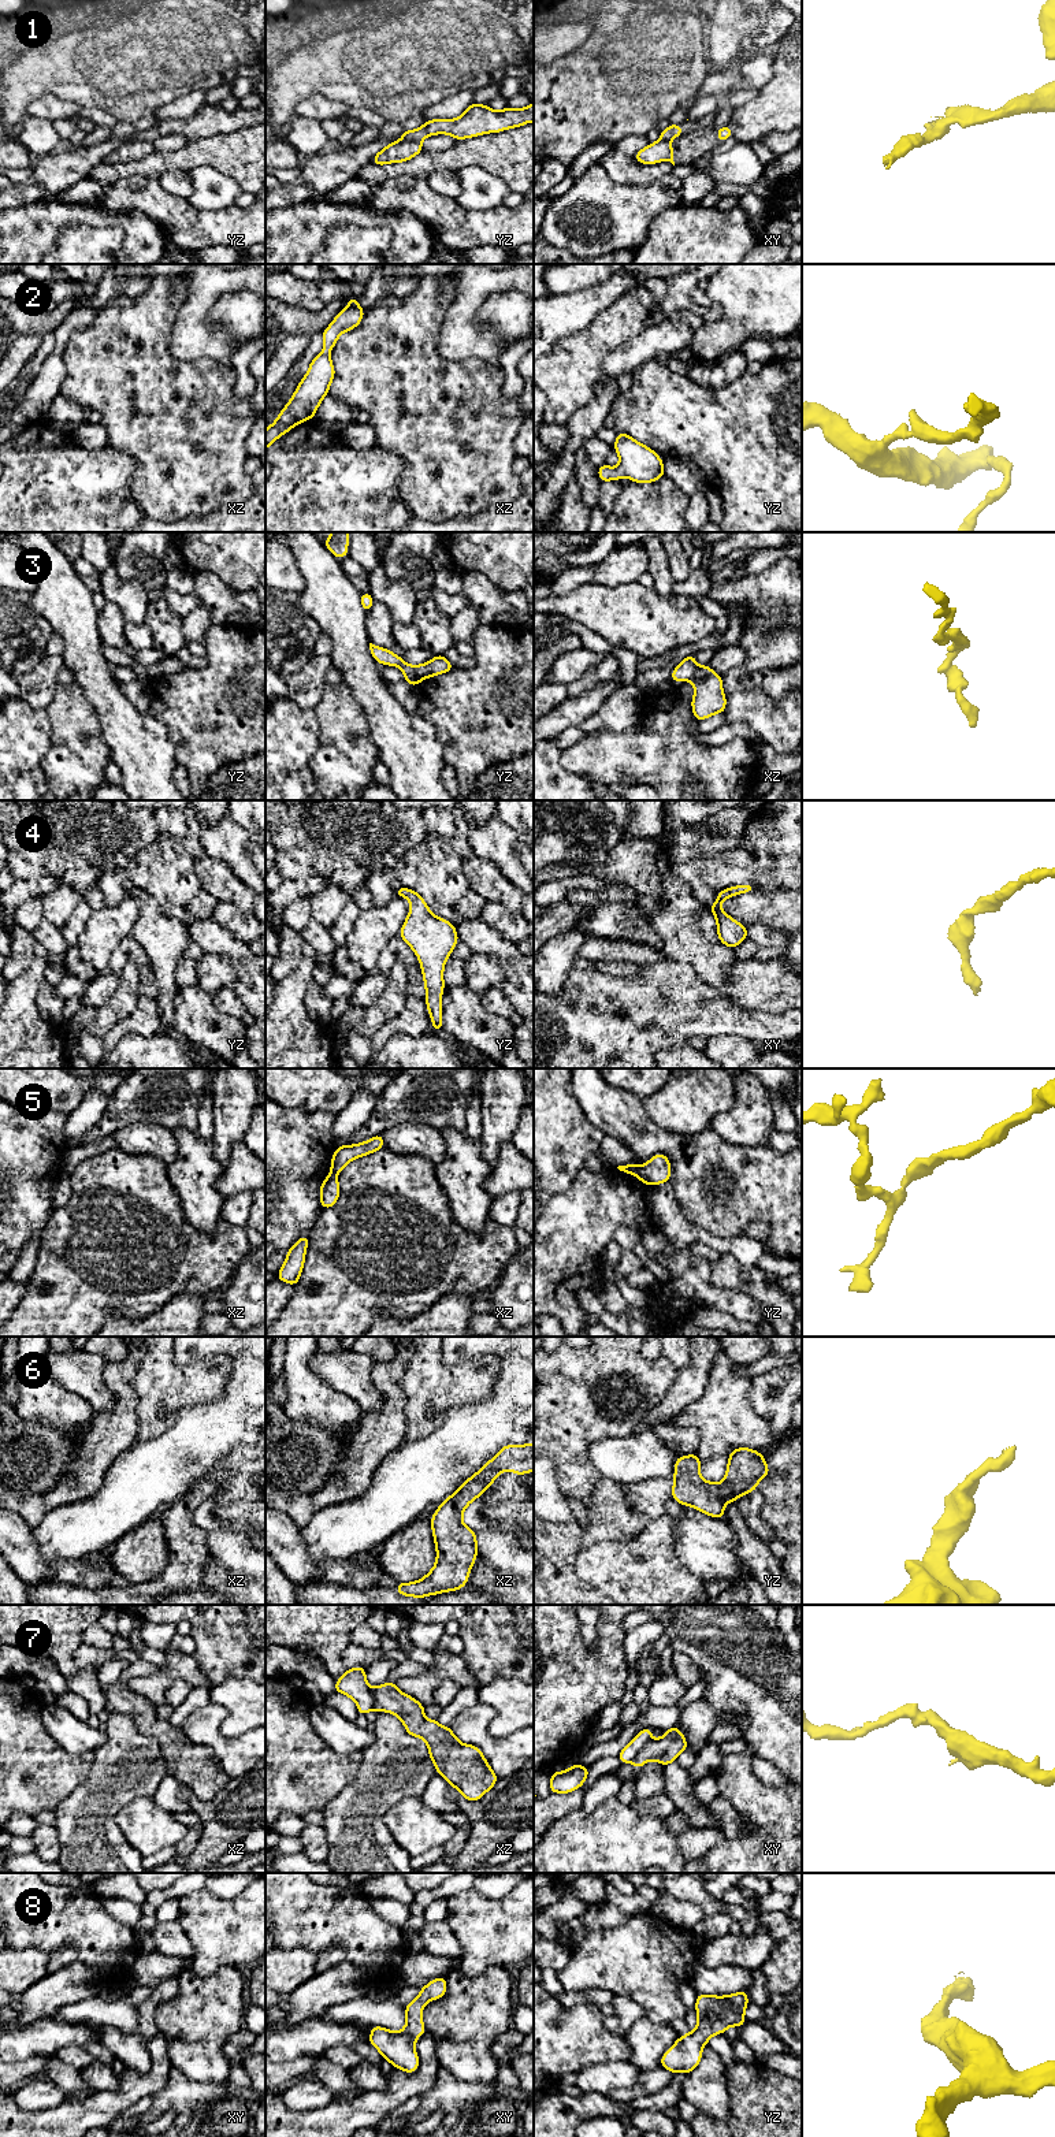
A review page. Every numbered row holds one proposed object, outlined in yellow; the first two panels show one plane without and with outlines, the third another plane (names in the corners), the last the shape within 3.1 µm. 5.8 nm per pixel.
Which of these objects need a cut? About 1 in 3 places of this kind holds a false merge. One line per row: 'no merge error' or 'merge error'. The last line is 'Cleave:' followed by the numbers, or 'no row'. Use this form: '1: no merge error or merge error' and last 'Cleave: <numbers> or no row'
1: merge error
2: no merge error
3: no merge error
4: no merge error
5: merge error
6: no merge error
7: merge error
8: no merge error
Cleave: 1, 5, 7

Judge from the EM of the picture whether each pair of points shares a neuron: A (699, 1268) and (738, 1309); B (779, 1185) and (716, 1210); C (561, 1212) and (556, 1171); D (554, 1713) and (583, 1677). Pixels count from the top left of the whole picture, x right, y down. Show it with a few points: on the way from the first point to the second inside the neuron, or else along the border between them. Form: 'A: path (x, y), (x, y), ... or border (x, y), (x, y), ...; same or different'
A: path (701, 1281), (719, 1299), (725, 1300); same
B: path (764, 1185), (743, 1185), (731, 1196); same
C: border (580, 1169), (574, 1182), (548, 1203); different
D: path (556, 1705), (575, 1686); same

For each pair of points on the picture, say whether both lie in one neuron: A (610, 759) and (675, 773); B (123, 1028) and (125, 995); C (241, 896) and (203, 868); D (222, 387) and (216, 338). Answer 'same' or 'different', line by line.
A: same
B: different
C: same
D: different

